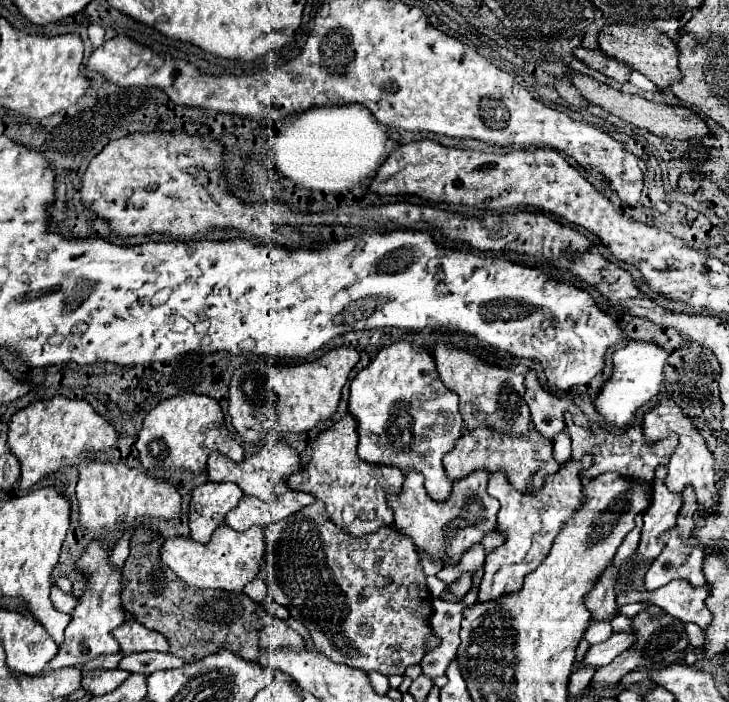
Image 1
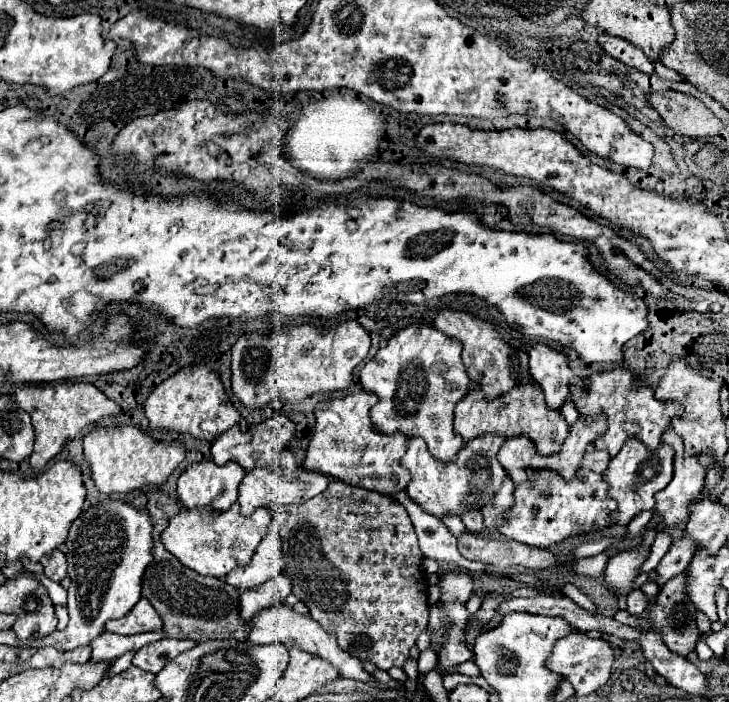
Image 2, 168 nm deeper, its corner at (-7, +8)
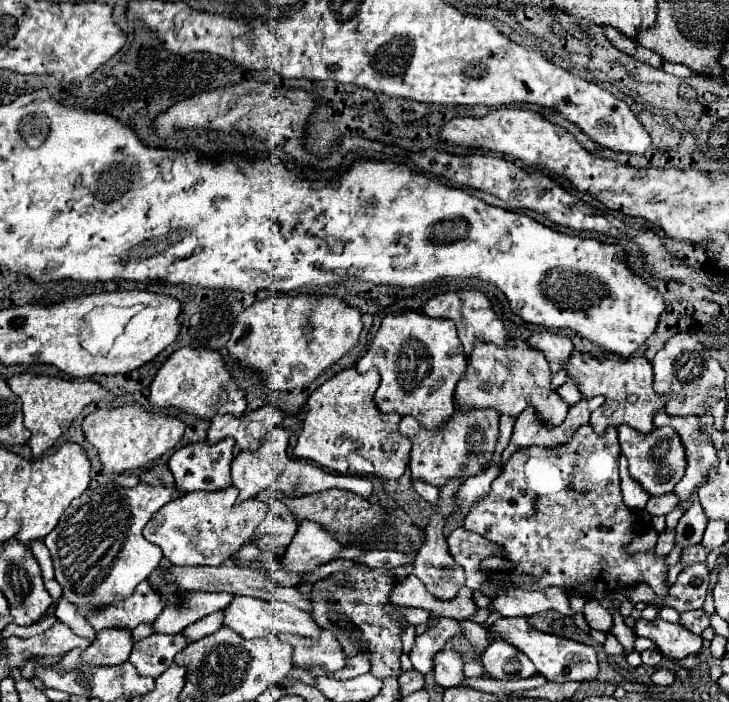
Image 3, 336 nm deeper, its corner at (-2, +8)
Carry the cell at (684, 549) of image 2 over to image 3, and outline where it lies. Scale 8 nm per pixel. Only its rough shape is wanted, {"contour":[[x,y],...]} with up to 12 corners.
{"contour":[[693,502],[677,524],[679,548],[699,544],[705,512]]}

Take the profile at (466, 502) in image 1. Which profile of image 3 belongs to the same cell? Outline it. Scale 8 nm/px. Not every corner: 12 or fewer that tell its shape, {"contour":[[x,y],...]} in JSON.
{"contour":[[455,410],[441,430],[401,418],[411,478],[441,488],[491,460],[497,410]]}

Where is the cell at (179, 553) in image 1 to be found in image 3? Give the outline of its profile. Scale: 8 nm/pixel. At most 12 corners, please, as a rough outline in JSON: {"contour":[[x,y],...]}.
{"contour":[[237,488],[165,504],[143,536],[171,564],[221,566],[267,514]]}

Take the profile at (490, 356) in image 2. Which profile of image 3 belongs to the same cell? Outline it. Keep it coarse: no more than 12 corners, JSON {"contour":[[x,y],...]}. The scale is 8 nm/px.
{"contour":[[481,290],[437,294],[423,314],[453,320],[467,356],[475,340],[507,344]]}

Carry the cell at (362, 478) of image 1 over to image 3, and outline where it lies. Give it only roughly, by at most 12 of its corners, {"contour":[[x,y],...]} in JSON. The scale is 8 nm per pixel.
{"contour":[[347,368],[309,396],[293,454],[401,478],[409,438],[373,402],[379,372]]}

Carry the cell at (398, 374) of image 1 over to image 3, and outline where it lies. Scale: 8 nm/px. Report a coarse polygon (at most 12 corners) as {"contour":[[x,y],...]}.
{"contour":[[389,314],[377,364],[381,412],[431,430],[453,416],[467,356],[453,322]]}

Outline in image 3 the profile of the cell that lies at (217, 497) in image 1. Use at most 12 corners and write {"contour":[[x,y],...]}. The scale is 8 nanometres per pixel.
{"contour":[[233,438],[175,450],[169,468],[181,492],[231,484]]}

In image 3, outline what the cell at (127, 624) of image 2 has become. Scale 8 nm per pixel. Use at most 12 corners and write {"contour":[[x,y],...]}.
{"contour":[[141,582],[125,602],[105,606],[87,622],[95,630],[155,622],[161,594]]}

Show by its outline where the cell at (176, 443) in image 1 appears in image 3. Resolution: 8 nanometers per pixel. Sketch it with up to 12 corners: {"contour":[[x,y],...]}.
{"contour":[[183,346],[151,382],[153,406],[241,416],[221,352]]}

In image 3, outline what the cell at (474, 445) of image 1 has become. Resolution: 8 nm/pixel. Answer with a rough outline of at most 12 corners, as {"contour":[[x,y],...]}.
{"contour":[[521,338],[475,342],[455,388],[463,410],[549,426],[569,410],[545,356]]}

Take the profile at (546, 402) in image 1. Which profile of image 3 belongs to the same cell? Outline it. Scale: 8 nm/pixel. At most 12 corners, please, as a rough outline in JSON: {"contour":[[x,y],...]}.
{"contour":[[541,330],[527,342],[547,356],[553,388],[567,380],[571,338]]}

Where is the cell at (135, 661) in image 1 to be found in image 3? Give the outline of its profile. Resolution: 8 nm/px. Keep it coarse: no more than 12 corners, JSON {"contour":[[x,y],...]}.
{"contour":[[151,634],[133,644],[129,662],[157,678],[187,646],[183,634]]}

